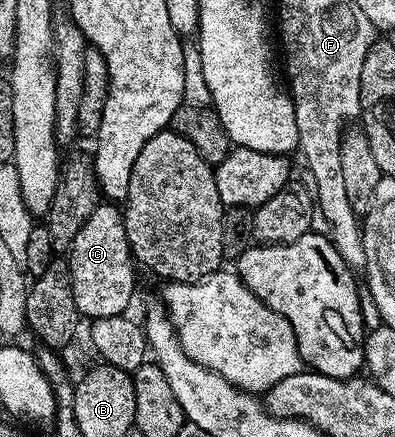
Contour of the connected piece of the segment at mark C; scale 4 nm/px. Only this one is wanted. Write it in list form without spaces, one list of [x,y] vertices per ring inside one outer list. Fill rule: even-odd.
[[[100,202],[90,218],[83,223],[69,246],[66,259],[68,276],[72,279],[74,306],[89,321],[125,315],[136,292],[138,265],[132,258],[126,238],[123,211],[115,203]]]

